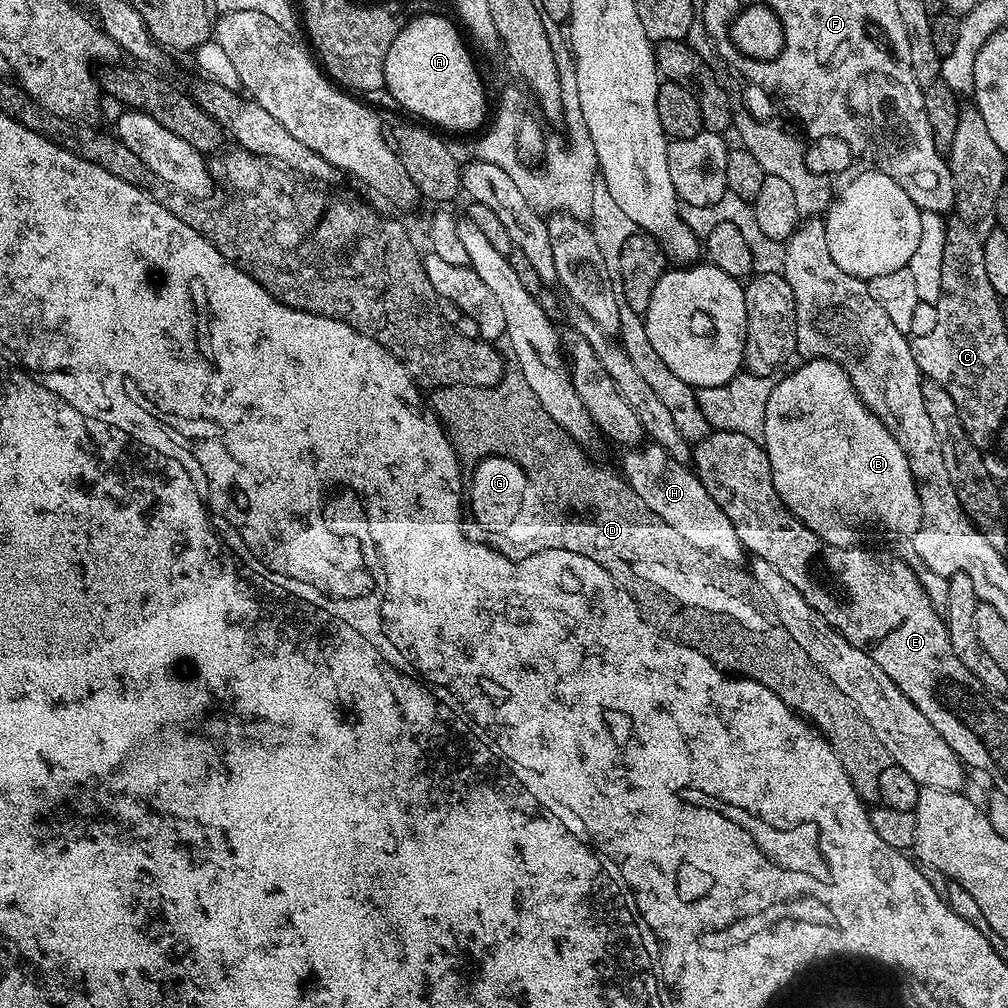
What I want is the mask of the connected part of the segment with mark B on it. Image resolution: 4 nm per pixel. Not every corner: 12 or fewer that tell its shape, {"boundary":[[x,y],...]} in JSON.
{"boundary":[[840,364],[776,380],[774,490],[830,546],[907,541],[902,446]]}

